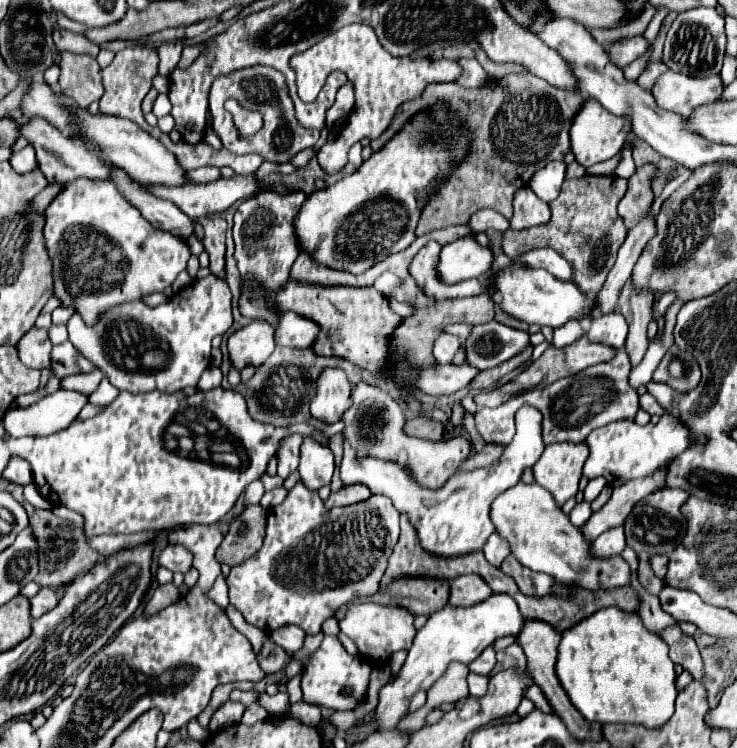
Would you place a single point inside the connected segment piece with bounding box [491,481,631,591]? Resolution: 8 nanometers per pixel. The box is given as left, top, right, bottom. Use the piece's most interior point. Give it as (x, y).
(540, 536)

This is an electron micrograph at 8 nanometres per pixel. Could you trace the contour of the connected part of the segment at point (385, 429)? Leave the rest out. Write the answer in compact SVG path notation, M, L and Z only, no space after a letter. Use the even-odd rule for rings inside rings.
M357 383L353 385L353 391L351 391L351 409L343 415L343 423L345 423L345 429L343 429L343 435L347 439L347 443L357 451L359 459L363 457L377 457L377 459L383 459L383 461L393 461L393 463L399 463L399 459L403 461L403 467L415 477L417 483L421 483L423 487L427 489L441 489L443 483L447 483L447 479L451 475L455 475L459 471L459 465L463 463L463 459L467 459L471 455L471 443L467 437L463 435L457 435L457 437L451 437L451 439L445 439L445 441L431 441L431 439L421 439L421 437L411 437L405 433L405 425L407 425L407 417L403 415L403 407L399 401L395 401L387 391L375 387L375 385L369 385L369 383ZM367 407L383 407L381 415L377 415L375 419L381 421L381 431L379 433L369 433L369 437L363 435L363 427L369 423L367 417L365 417L365 409Z

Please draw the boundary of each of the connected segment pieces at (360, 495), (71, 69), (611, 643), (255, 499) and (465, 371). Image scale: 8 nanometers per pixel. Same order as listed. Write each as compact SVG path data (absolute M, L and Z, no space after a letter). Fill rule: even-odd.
M355 483L355 485L349 485L349 487L341 487L339 491L333 491L329 495L329 499L325 501L325 505L327 507L345 507L345 505L351 505L351 503L365 501L369 497L371 497L369 487L363 487L361 483Z
M63 51L59 65L61 65L59 87L63 95L75 99L75 103L83 109L89 109L93 101L101 99L103 95L101 69L93 57Z
M607 607L591 615L591 619L583 619L583 623L577 623L571 627L571 631L563 631L555 671L571 703L587 721L659 727L675 711L675 665L667 655L667 643L663 643L659 635L647 631L637 613L627 613L619 607Z
M257 479L257 481L253 481L253 483L245 489L245 505L257 505L257 503L261 501L263 493L265 493L263 483L261 483L259 479Z
M463 363L463 365L439 365L437 369L427 369L421 371L421 375L417 377L417 387L423 393L429 395L453 395L459 389L469 387L469 383L473 381L473 377L479 371L475 371L475 367Z

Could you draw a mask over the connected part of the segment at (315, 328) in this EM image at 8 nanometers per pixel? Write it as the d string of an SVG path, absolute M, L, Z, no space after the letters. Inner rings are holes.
M287 311L277 323L275 341L279 345L307 349L315 343L315 335L319 335L319 323L311 323L311 319L303 319L303 315L295 315L295 311Z

